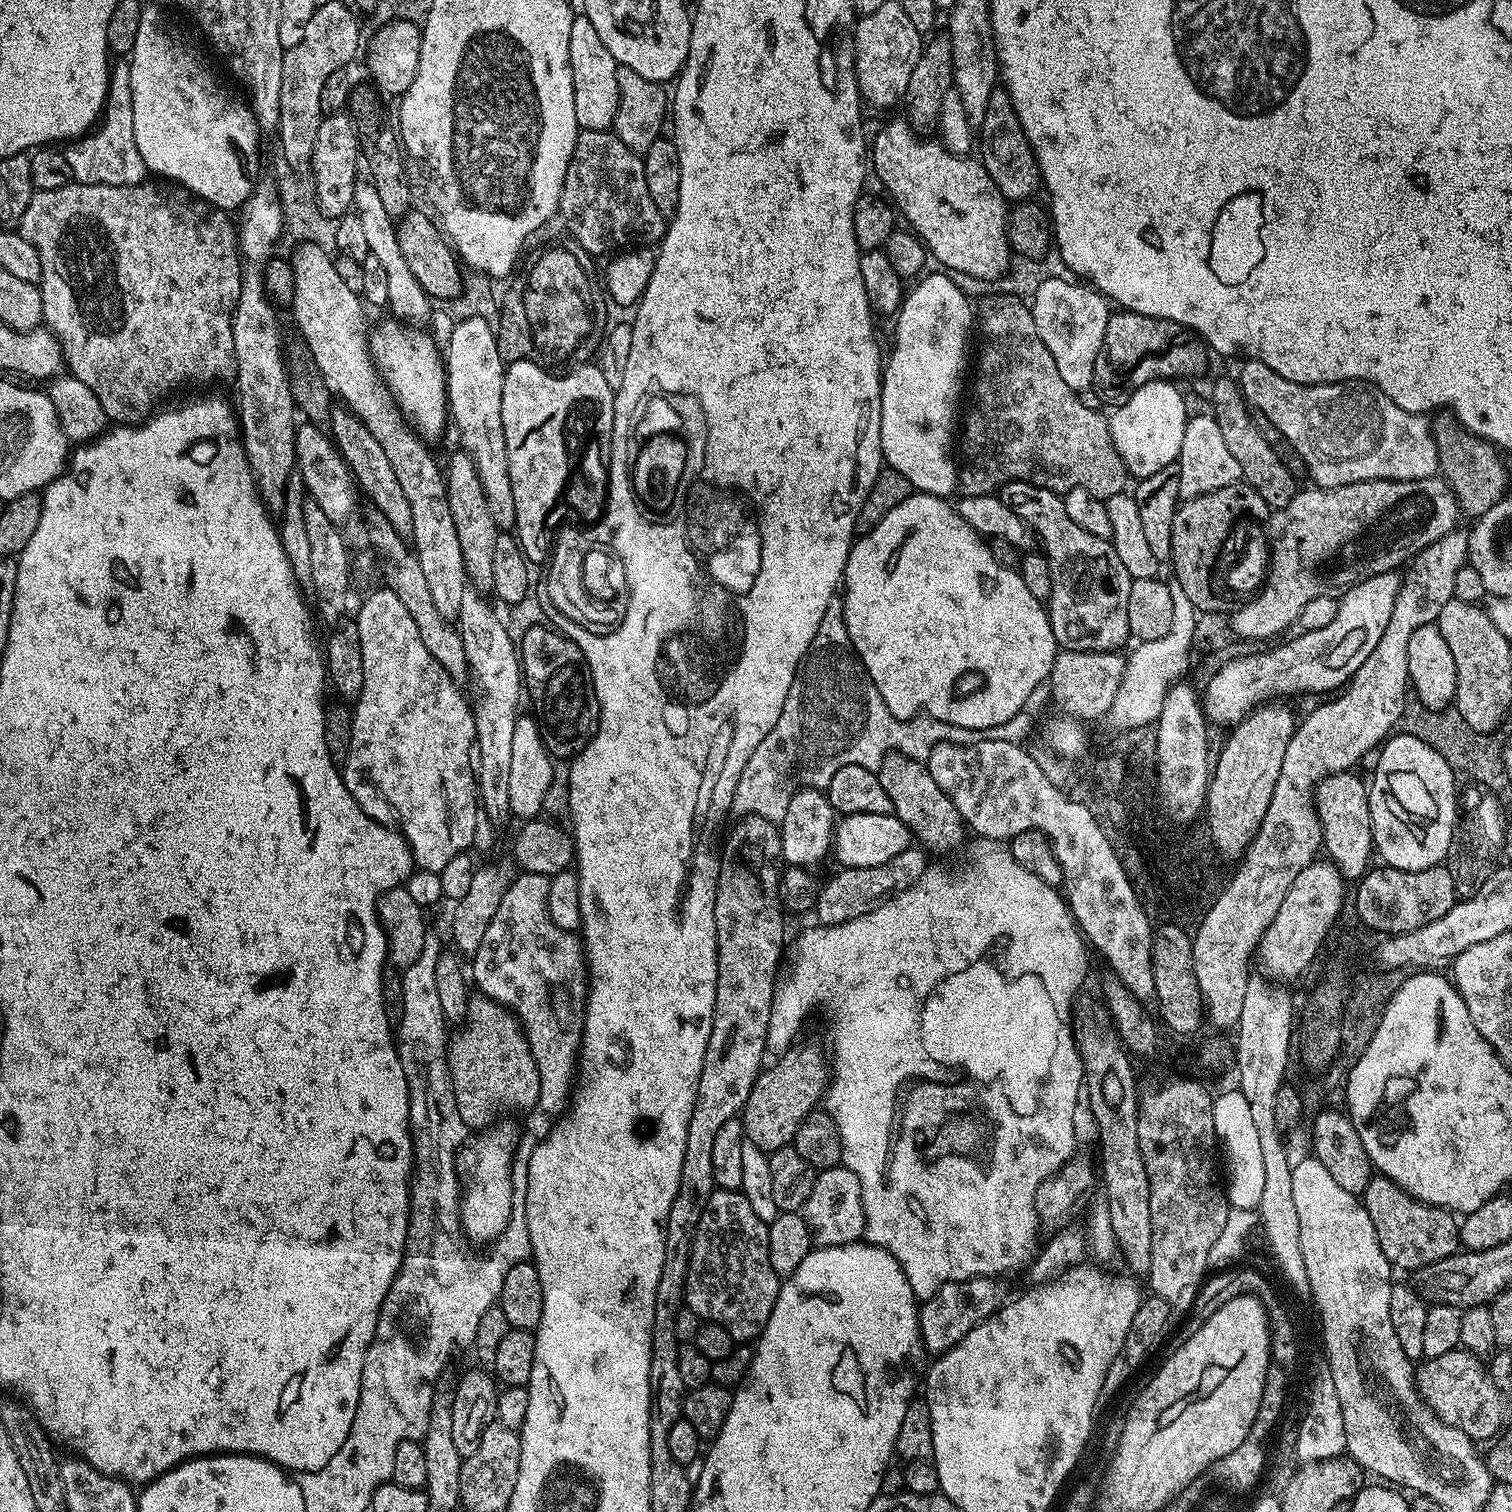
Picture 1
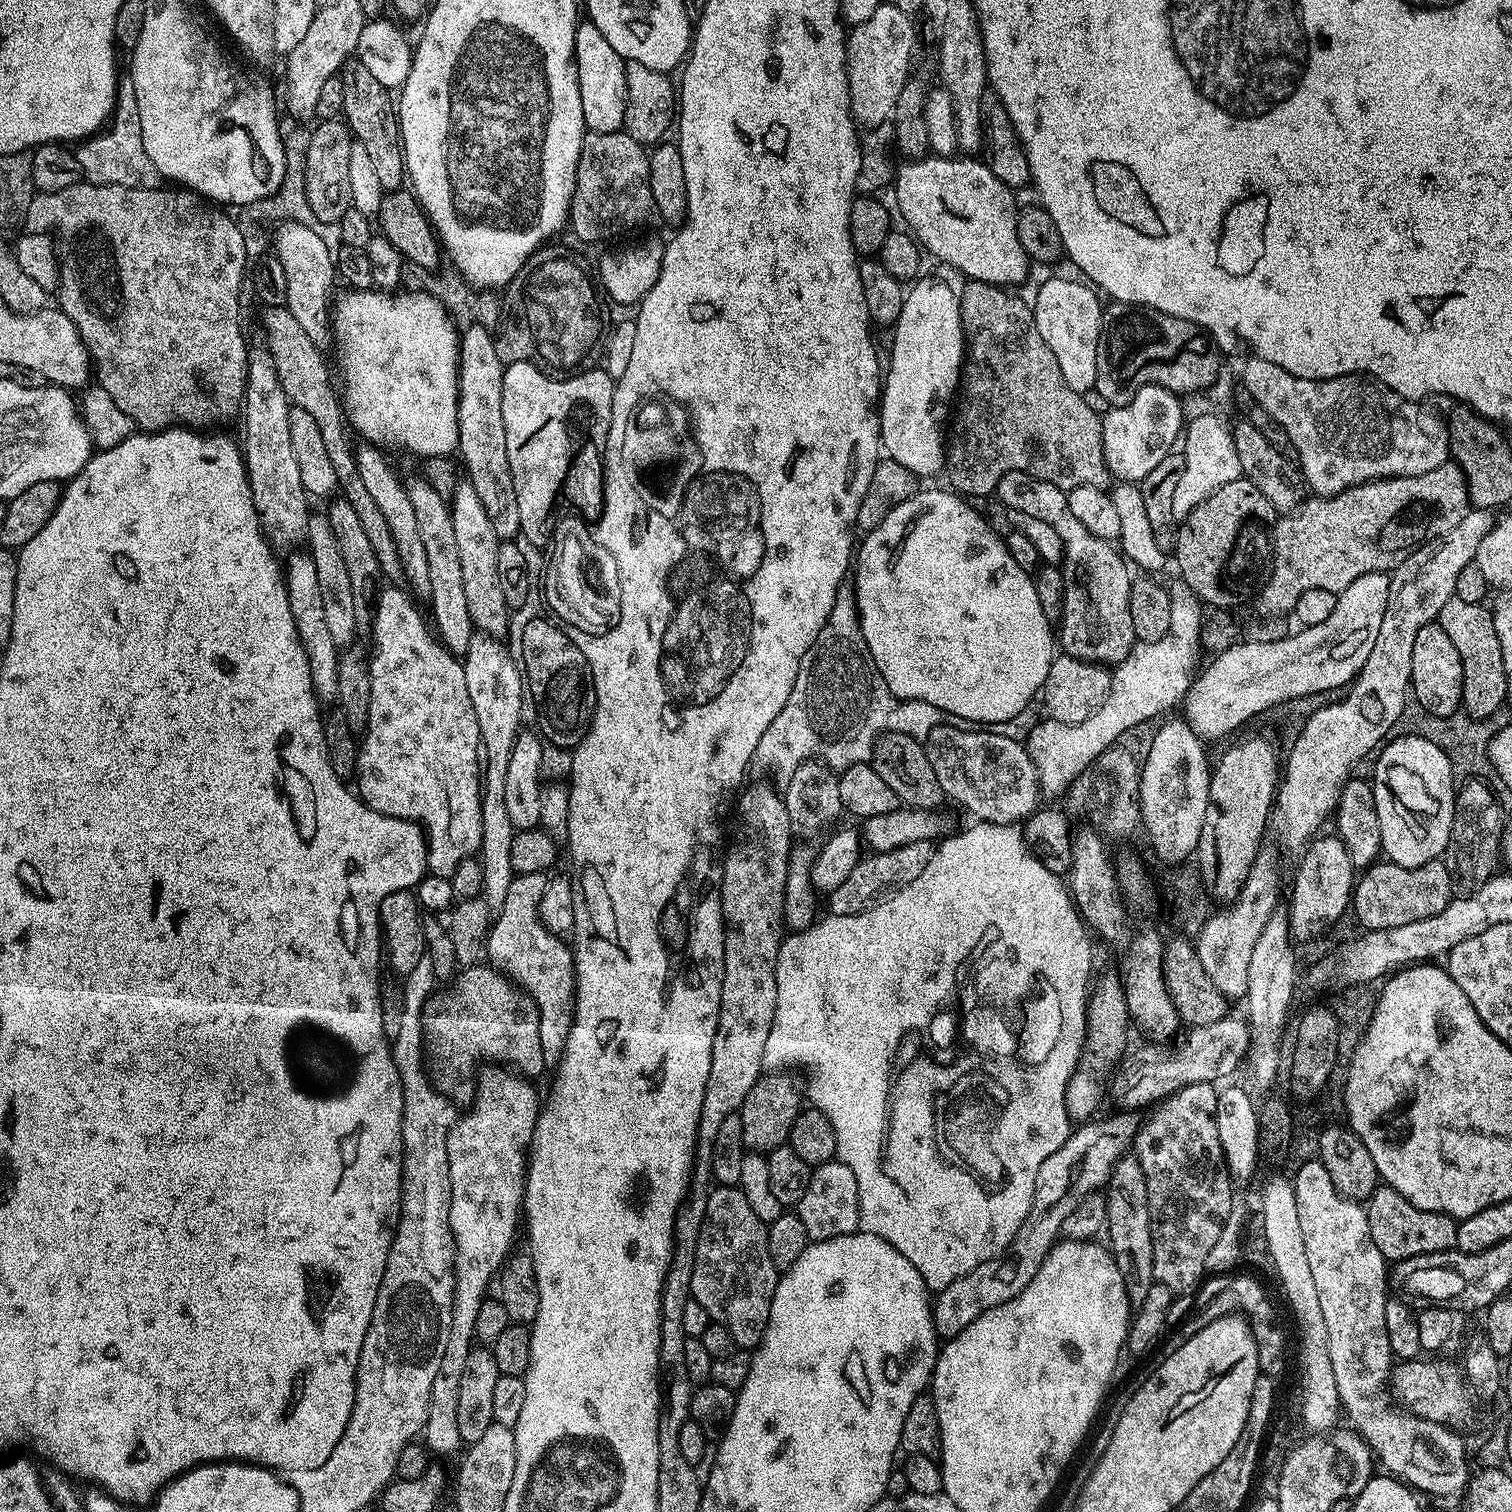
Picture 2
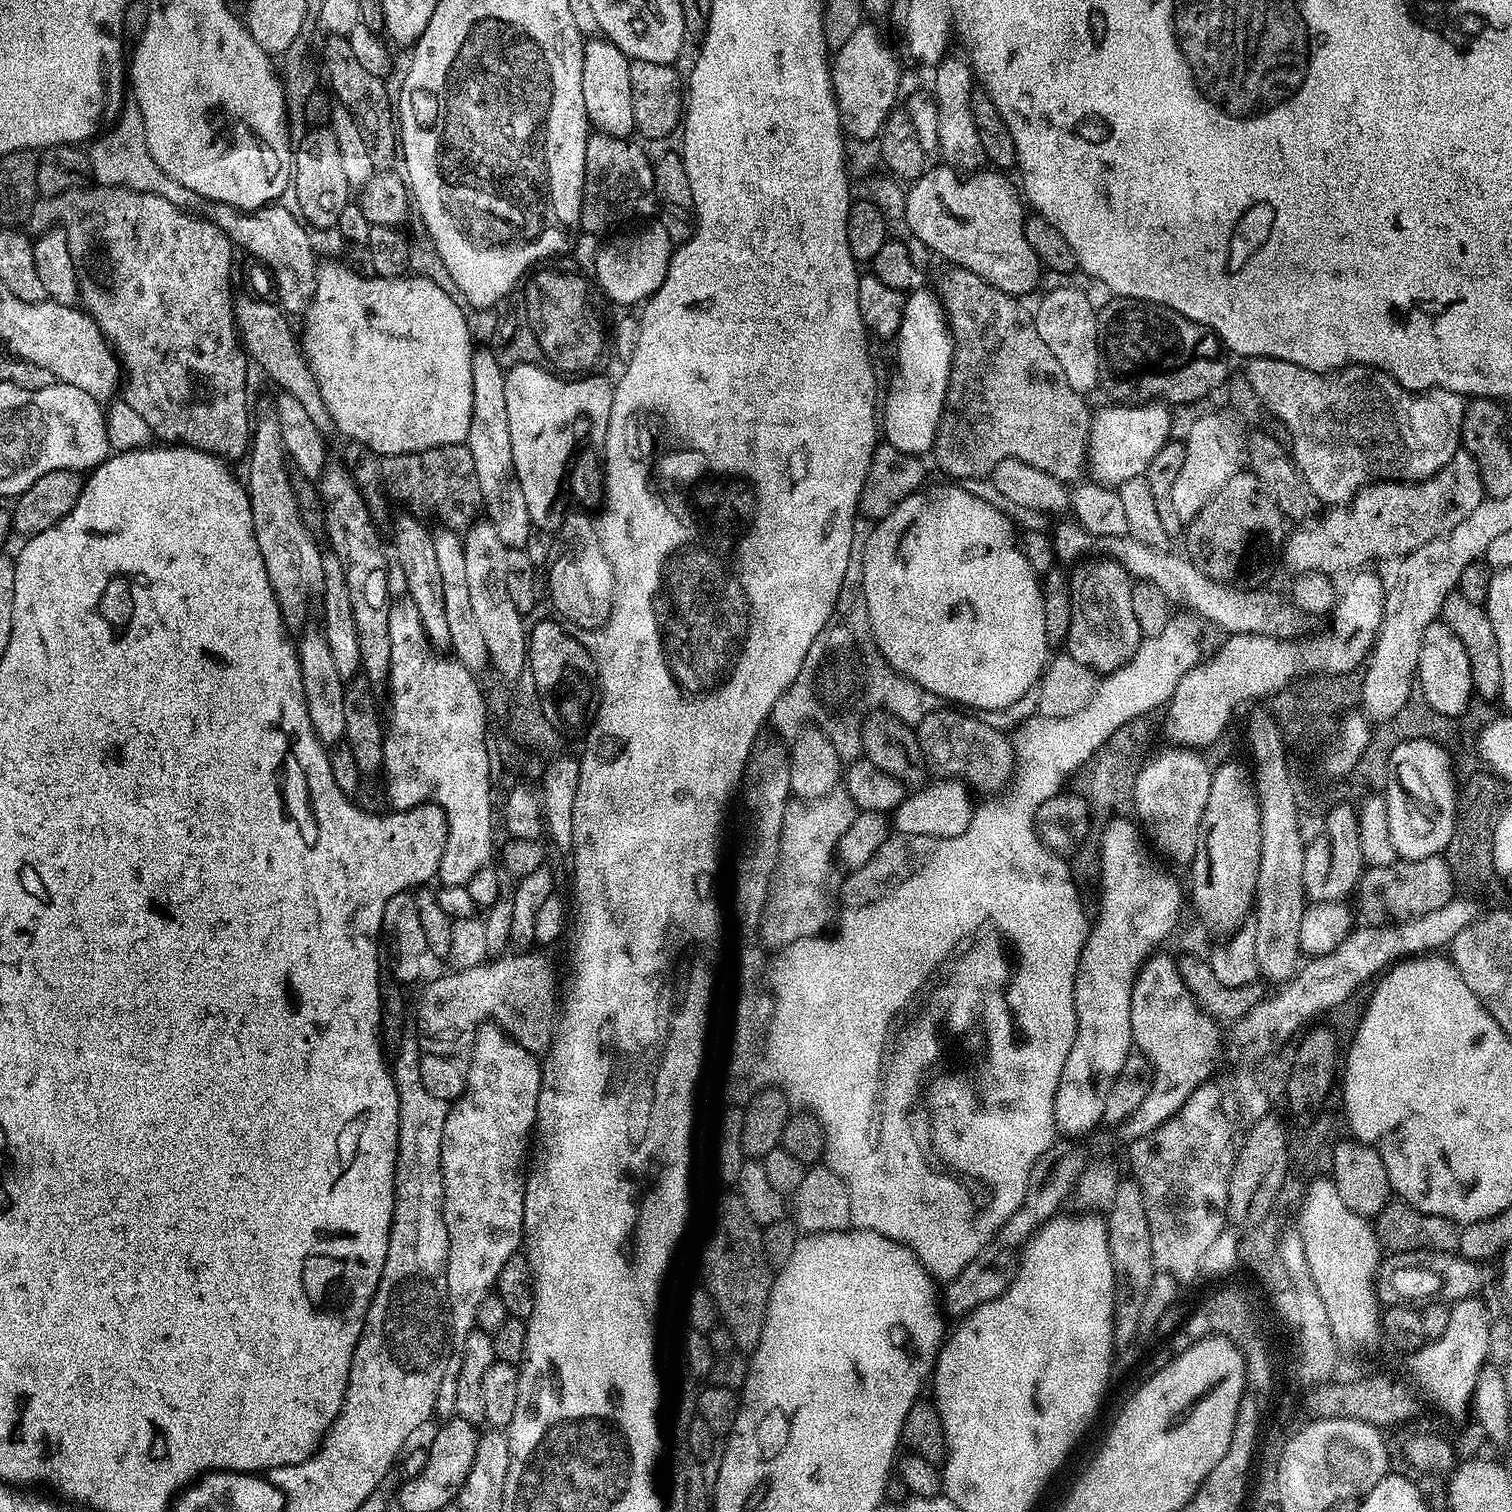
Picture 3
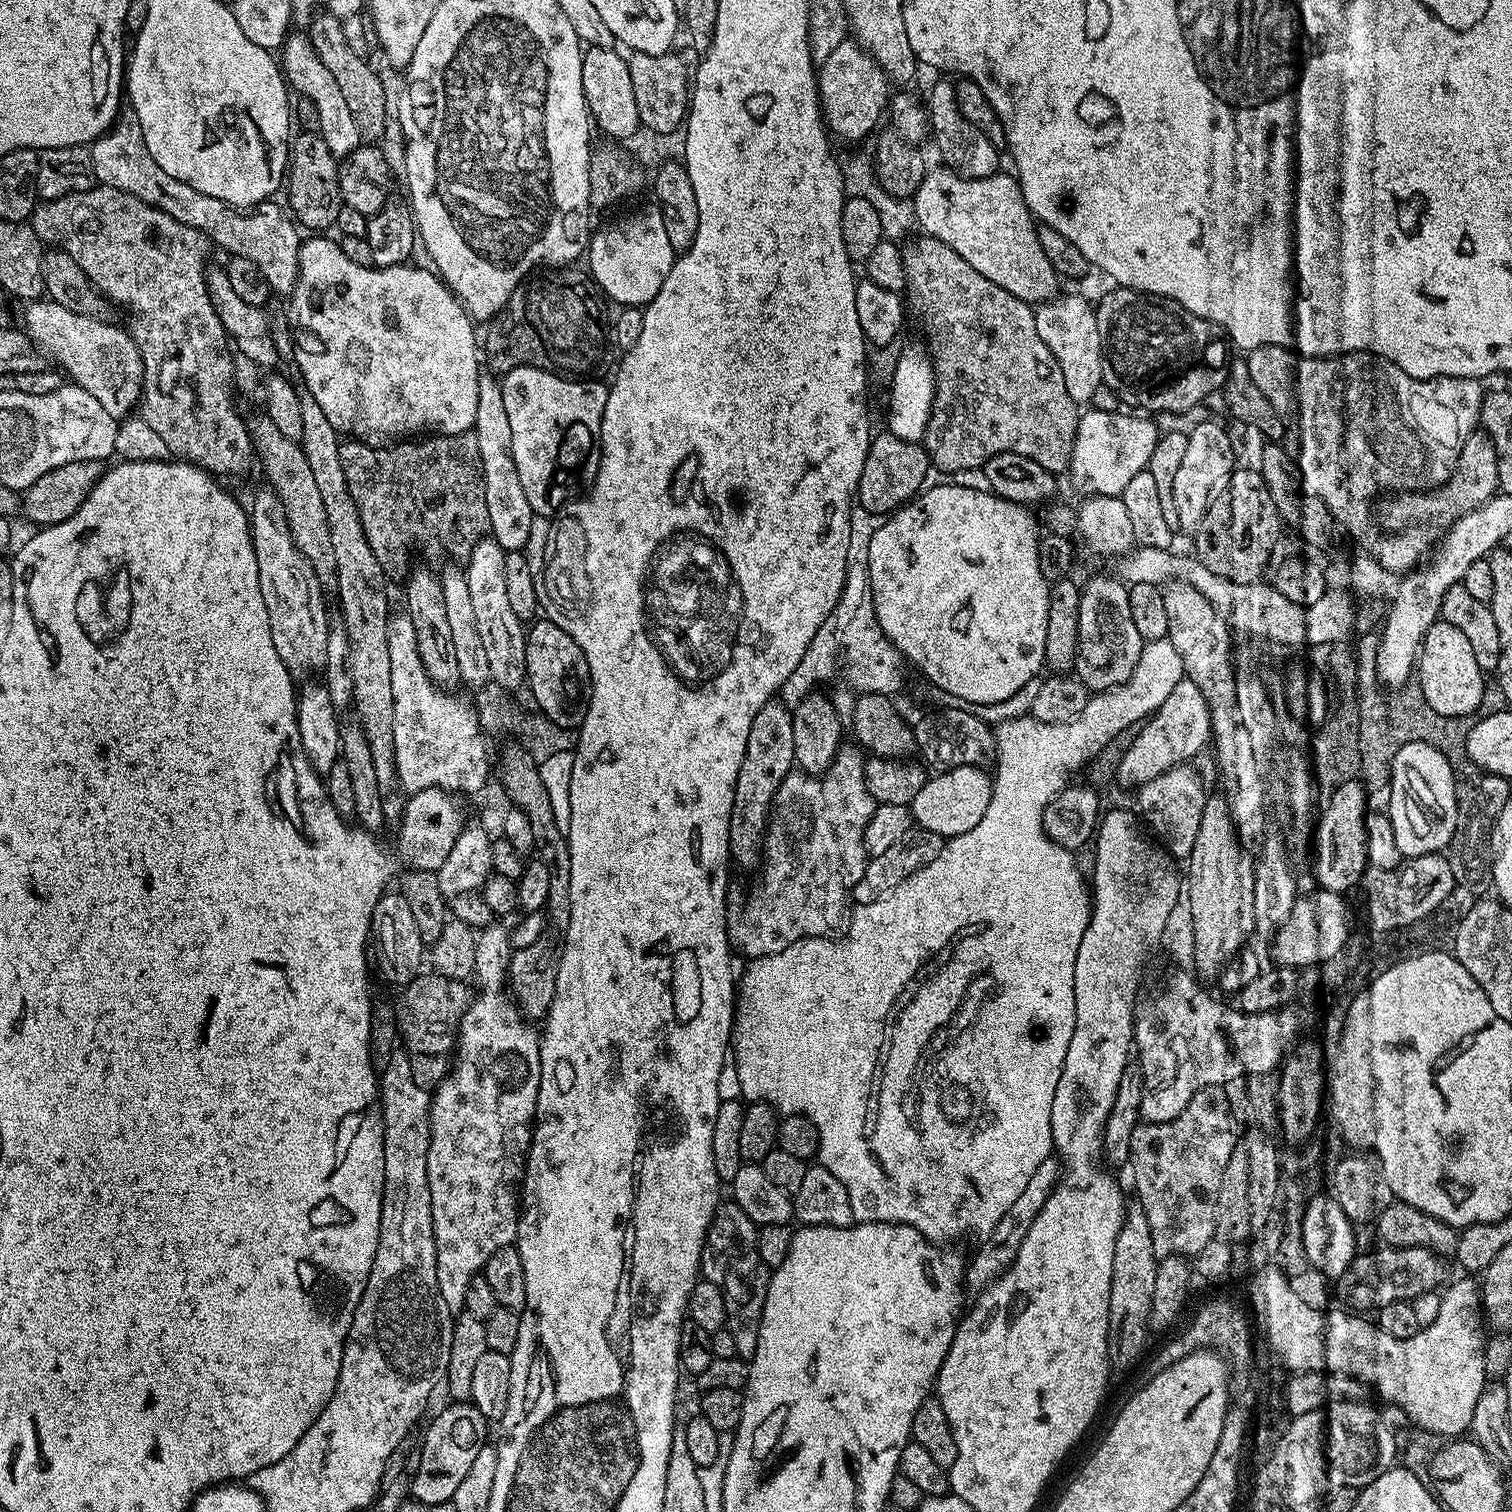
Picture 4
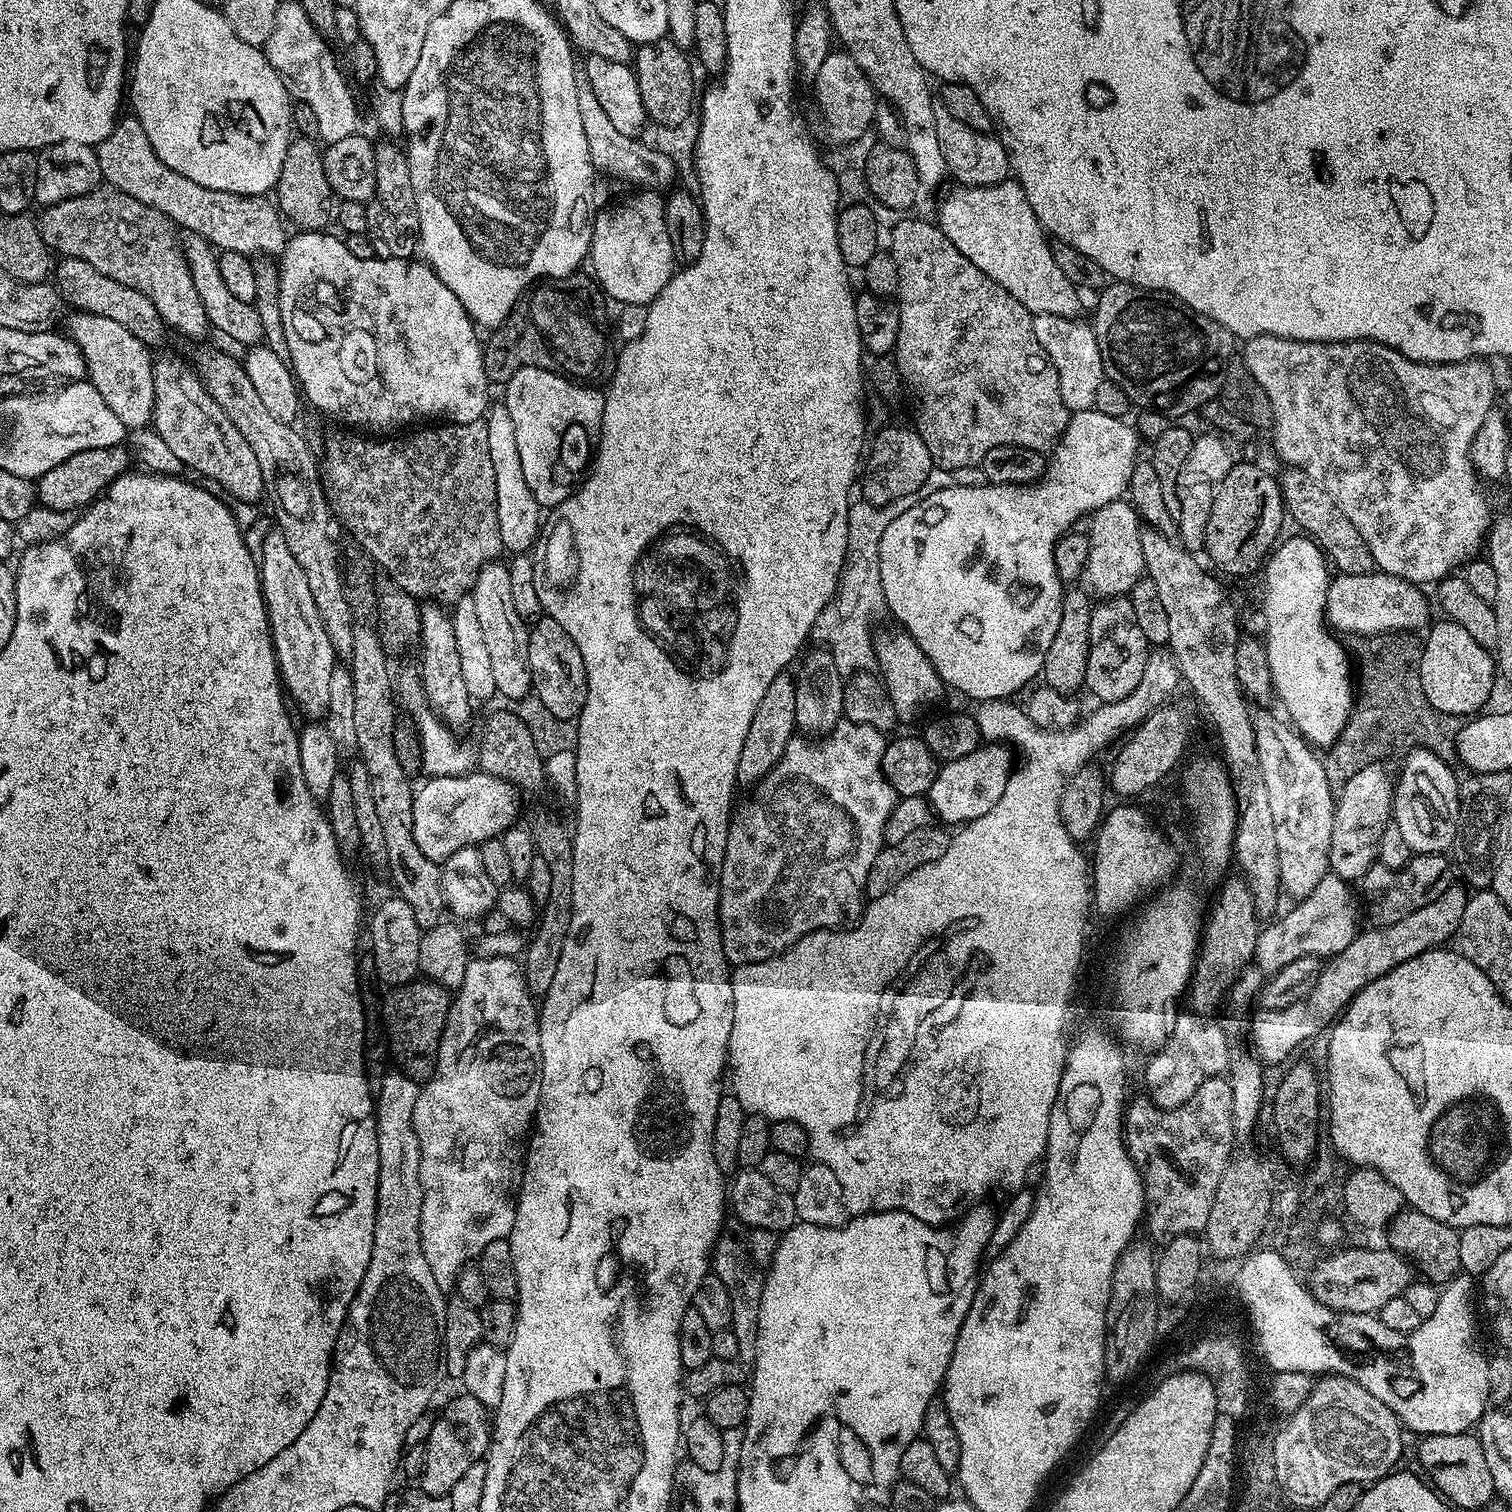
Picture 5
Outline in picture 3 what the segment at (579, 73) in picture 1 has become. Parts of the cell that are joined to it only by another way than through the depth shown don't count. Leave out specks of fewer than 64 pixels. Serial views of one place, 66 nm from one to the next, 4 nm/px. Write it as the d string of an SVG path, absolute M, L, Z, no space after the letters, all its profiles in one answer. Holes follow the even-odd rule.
M607 38L585 39L582 54L582 102L586 102L589 125L601 136L631 137L636 132L634 102L630 94L630 61L624 51Z

